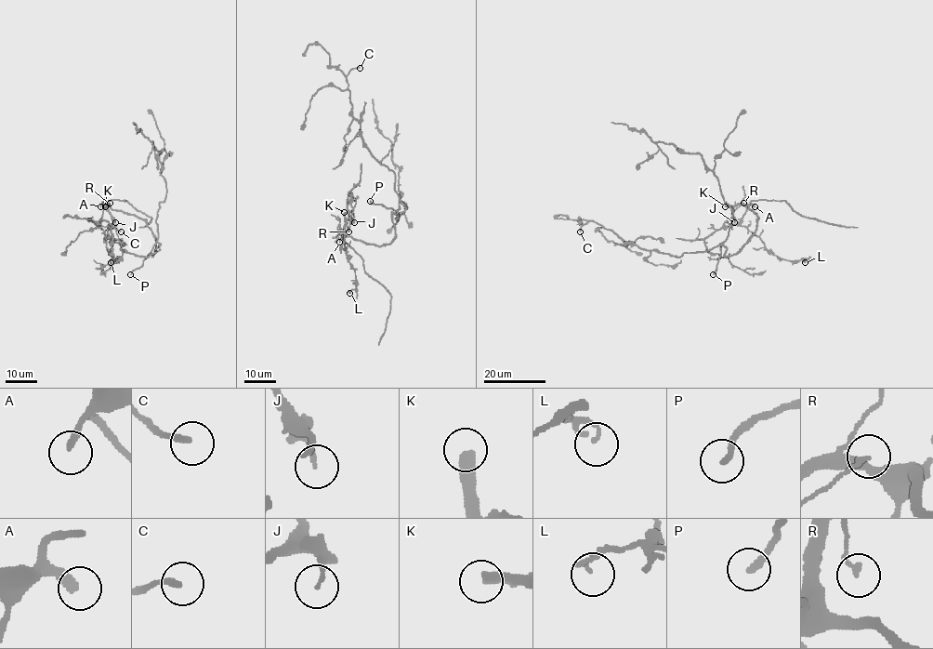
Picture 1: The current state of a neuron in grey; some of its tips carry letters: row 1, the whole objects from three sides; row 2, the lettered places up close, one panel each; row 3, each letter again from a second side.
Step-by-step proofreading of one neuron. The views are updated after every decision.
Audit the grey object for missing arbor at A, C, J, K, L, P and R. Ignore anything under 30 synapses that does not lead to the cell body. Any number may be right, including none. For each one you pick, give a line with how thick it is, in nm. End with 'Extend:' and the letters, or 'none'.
A: 260 nm
K: 340 nm
P: 240 nm
Extend: A, K, P

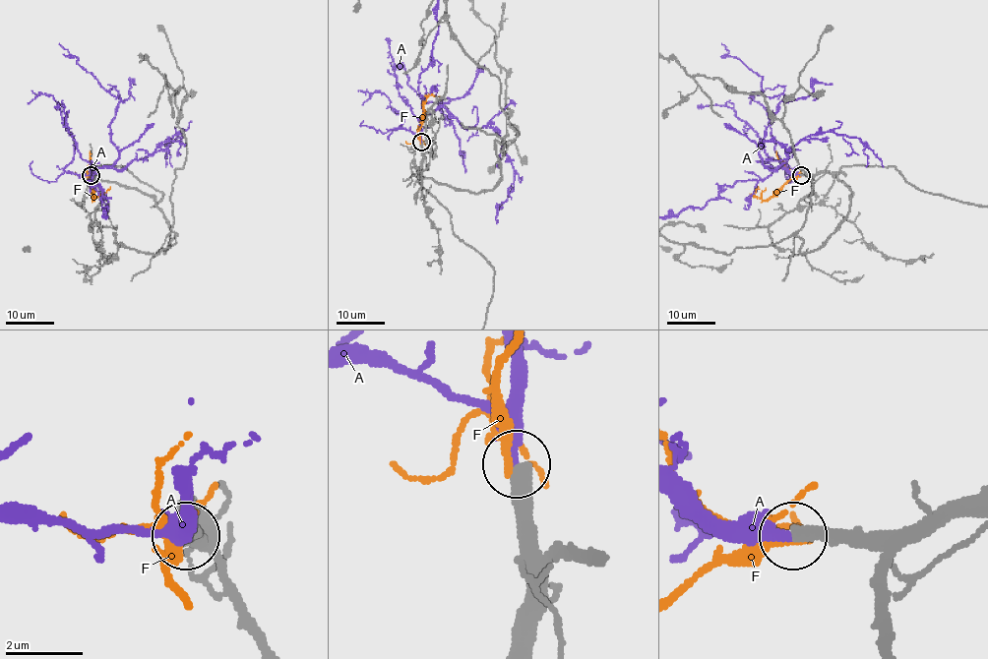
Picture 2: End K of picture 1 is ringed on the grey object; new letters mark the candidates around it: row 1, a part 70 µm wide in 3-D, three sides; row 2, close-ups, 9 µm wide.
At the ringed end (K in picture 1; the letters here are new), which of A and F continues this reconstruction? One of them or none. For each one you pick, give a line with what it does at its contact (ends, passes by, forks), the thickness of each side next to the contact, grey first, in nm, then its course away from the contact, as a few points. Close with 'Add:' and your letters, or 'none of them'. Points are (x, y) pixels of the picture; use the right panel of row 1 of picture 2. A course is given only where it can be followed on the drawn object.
A: it ends there; 360 nm thick on the grey side, 240 nm on the other; it runs (802, 175), (767, 167), (759, 157), (758, 143), (783, 95), (767, 96), (762, 77), (729, 56), (721, 43)
Add: A

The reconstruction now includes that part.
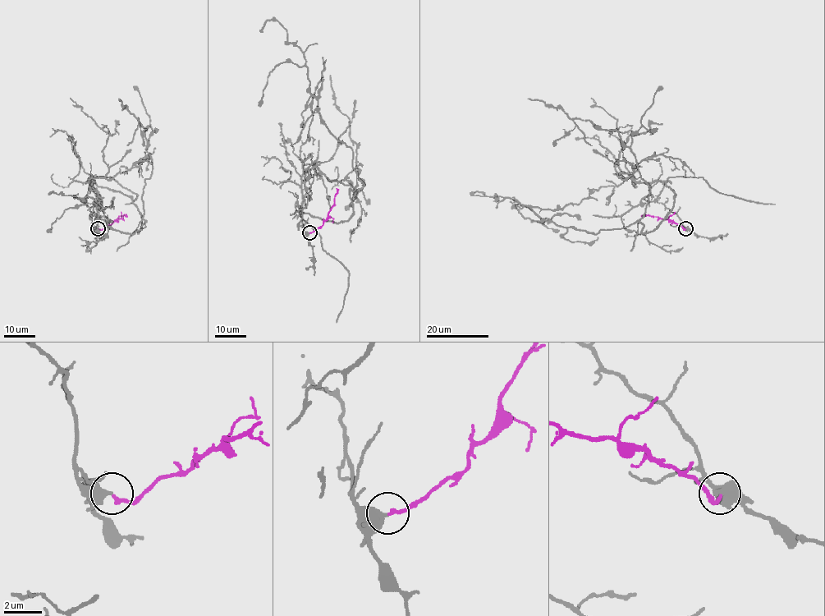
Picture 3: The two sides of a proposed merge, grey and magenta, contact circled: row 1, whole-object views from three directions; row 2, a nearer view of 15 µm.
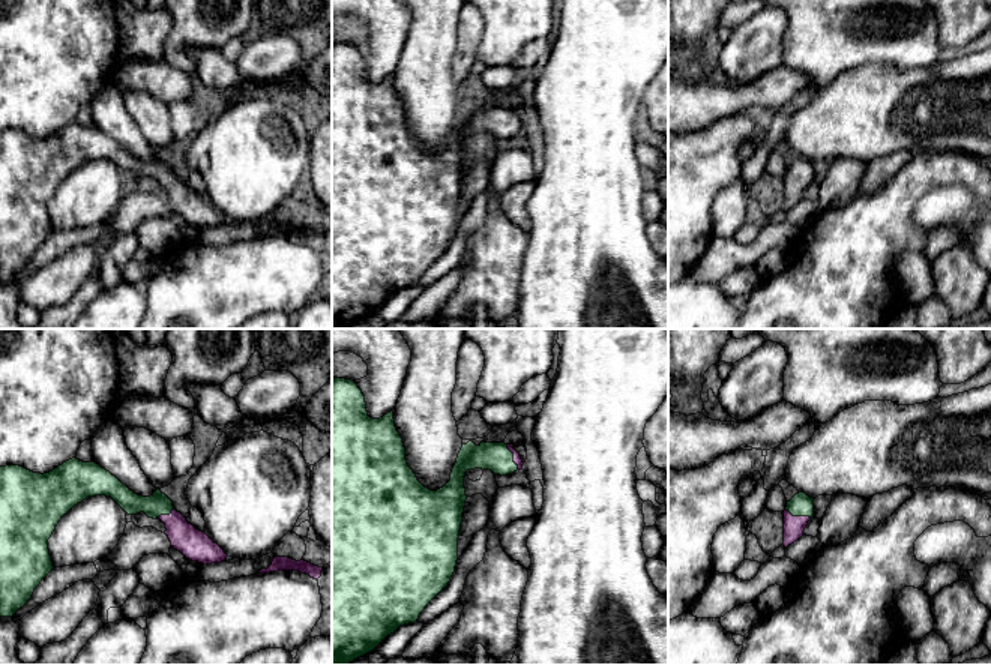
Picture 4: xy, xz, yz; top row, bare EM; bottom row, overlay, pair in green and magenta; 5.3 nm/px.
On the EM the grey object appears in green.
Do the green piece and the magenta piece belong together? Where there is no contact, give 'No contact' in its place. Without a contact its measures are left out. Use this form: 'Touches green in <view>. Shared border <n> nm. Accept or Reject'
Touches green in xz. Shared border 150 nm. Accept

